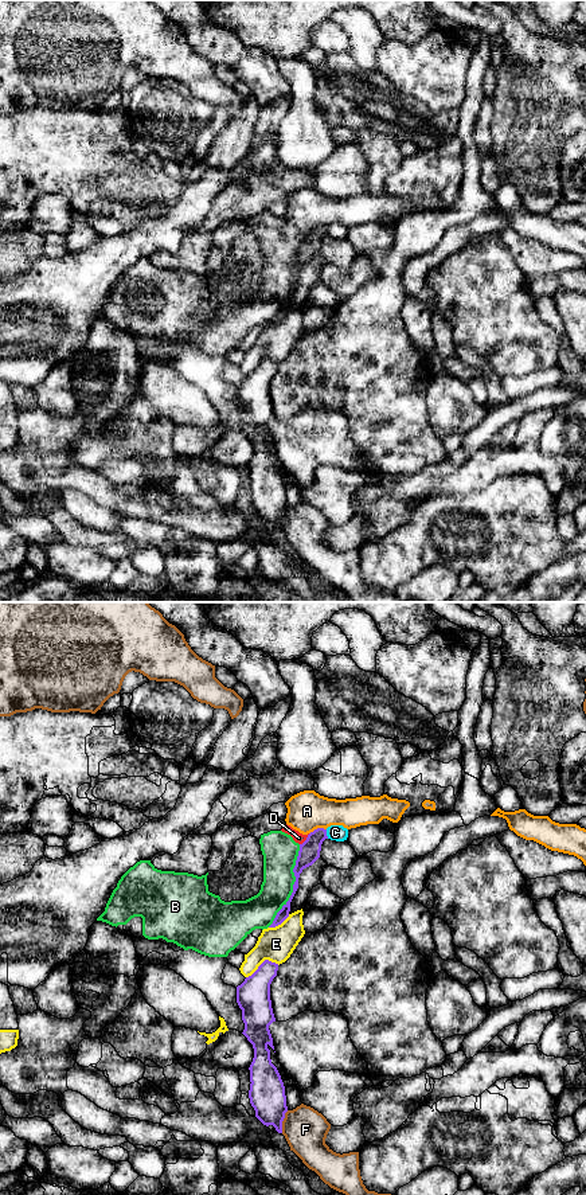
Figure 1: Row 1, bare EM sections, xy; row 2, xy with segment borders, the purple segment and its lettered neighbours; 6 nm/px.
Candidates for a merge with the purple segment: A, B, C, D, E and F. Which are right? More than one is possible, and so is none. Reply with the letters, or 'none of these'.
none of these

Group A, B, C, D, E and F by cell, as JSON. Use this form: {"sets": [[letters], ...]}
{"sets": [["A"], ["B", "D", "E"], ["C"], ["F"]]}

